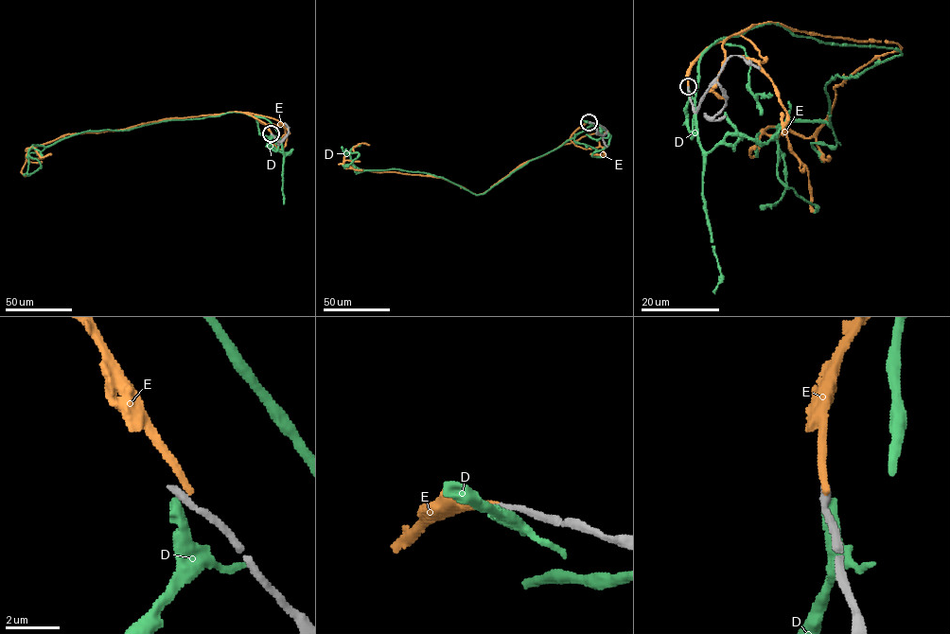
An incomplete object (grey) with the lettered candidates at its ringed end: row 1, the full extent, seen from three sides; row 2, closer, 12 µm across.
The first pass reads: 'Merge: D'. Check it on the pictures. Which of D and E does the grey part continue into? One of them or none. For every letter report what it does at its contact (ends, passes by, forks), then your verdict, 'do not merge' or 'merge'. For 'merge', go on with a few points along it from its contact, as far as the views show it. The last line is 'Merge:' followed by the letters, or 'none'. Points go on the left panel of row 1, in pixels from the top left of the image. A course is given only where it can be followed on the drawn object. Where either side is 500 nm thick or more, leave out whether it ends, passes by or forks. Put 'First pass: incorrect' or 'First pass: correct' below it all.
D: it ends | do not merge
E: it ends | do not merge
Merge: none
First pass: incorrect

